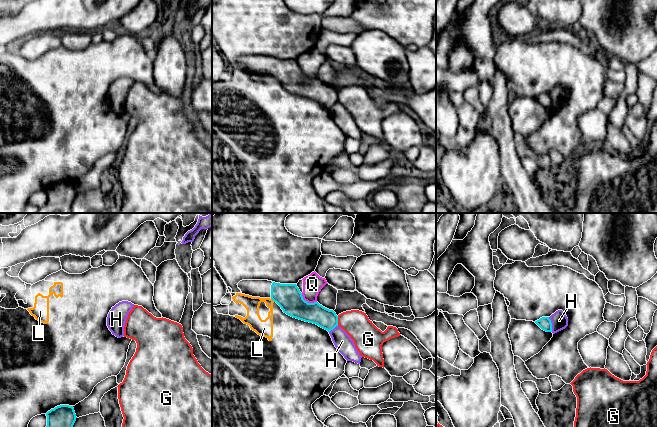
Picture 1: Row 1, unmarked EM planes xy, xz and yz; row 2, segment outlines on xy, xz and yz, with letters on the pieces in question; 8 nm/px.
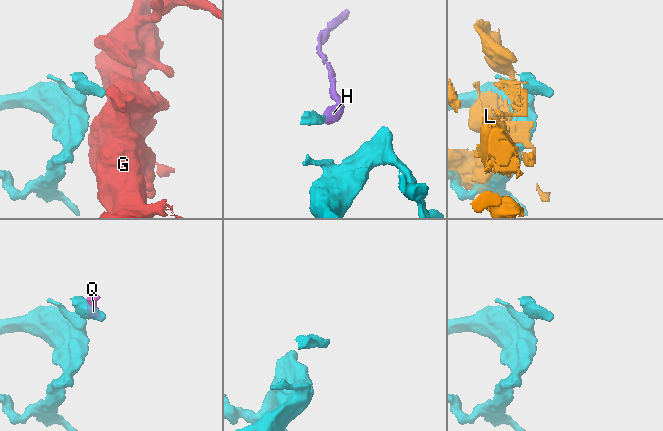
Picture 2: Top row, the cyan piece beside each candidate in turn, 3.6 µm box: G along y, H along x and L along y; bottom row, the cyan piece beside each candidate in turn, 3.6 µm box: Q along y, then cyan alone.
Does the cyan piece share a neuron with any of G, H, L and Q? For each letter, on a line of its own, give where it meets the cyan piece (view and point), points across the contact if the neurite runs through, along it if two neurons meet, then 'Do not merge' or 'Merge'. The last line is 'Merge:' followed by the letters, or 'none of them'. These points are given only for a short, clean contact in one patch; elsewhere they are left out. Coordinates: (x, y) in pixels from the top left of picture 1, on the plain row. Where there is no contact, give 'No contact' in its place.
G: Touches cyan at xz (337, 97). Do not merge
H: Touches cyan at yz (551, 100). Boundary: yz (548, 93), (552, 107). Do not merge
L: Touches cyan at xz (273, 76). Do not merge
Q: Touches cyan at xz (306, 77). Do not merge
Merge: none of them

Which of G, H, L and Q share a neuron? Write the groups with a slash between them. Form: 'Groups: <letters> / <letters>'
Groups: G / H / L Q

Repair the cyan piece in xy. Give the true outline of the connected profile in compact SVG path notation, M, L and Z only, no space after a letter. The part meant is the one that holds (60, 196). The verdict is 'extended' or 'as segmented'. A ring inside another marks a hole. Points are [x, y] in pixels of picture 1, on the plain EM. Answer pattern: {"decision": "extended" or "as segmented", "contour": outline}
{"decision": "as segmented", "contour": "M60 181L46 189L47 202L37 213L71 213L72 203L76 197L73 182Z"}

